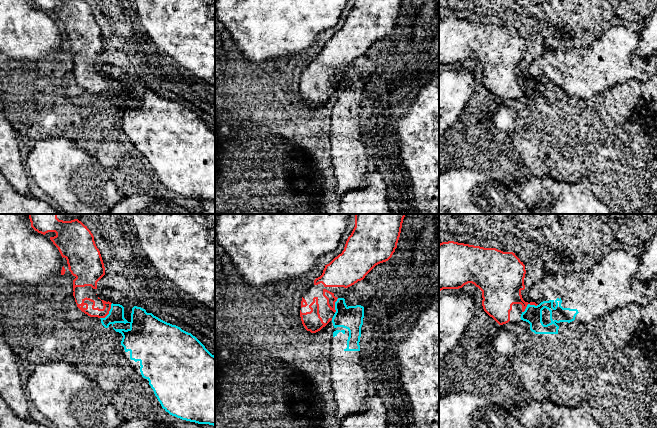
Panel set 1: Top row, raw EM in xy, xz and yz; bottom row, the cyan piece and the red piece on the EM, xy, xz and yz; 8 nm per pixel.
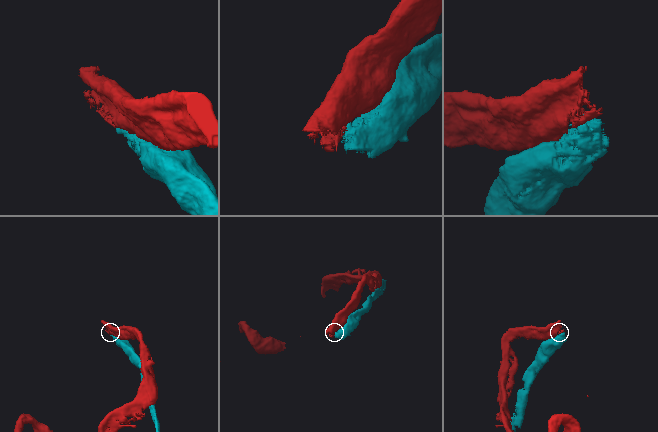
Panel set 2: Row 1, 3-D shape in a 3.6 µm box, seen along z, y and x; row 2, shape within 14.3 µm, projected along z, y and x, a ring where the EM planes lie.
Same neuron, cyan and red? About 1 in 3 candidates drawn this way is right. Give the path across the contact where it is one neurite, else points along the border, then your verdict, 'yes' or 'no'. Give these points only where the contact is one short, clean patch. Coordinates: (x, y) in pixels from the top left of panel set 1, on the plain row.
no

